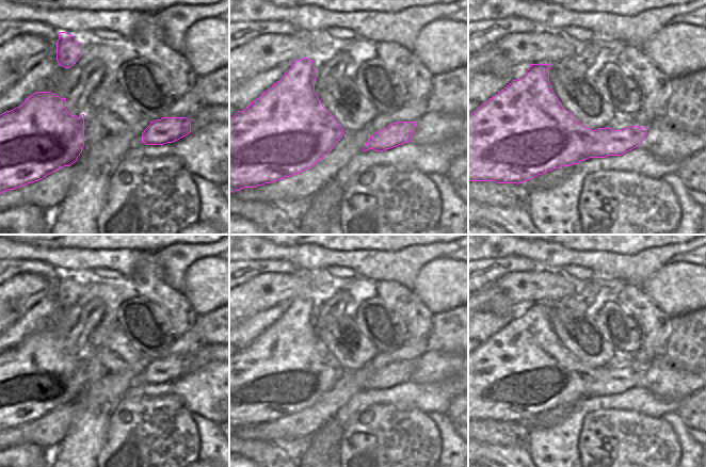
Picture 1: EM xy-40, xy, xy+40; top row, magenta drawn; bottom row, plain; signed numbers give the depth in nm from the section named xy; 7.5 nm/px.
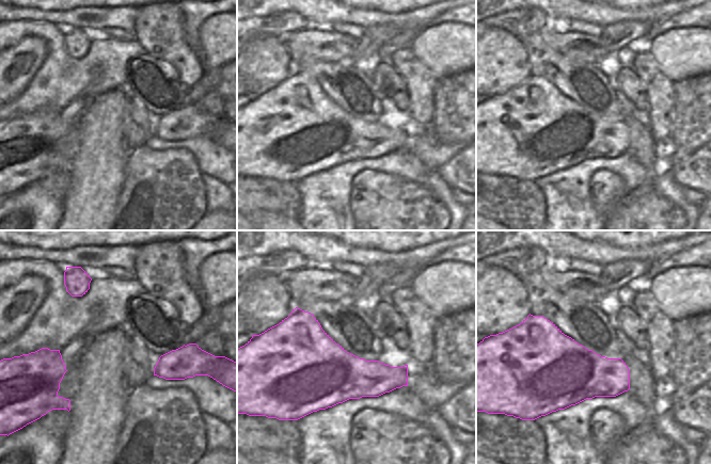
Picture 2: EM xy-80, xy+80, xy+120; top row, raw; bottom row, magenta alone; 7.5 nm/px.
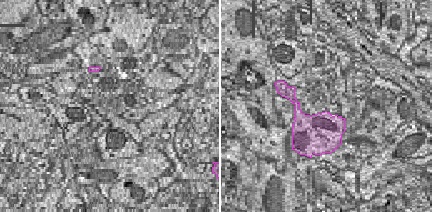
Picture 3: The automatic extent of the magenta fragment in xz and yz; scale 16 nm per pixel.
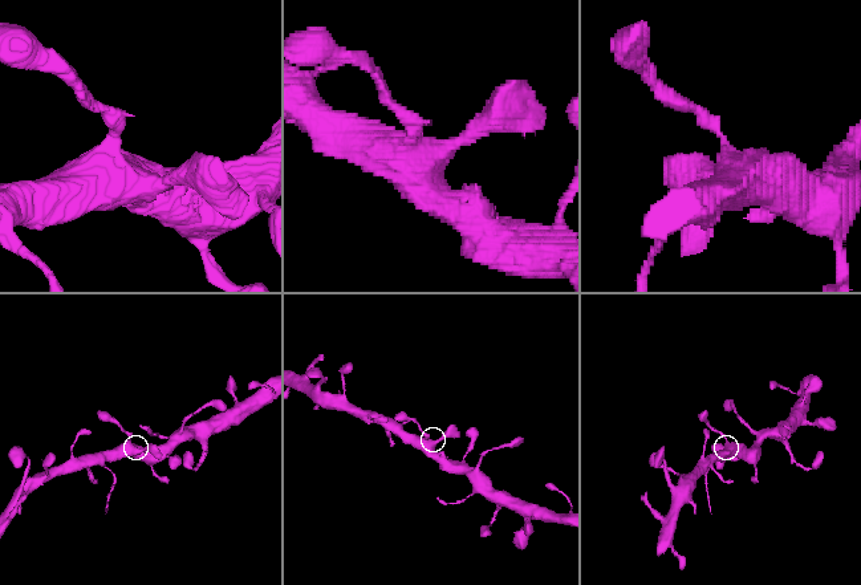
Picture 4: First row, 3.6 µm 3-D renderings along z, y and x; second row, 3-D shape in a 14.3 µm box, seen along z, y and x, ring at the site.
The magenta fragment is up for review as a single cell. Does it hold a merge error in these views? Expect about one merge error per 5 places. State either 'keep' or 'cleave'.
keep

